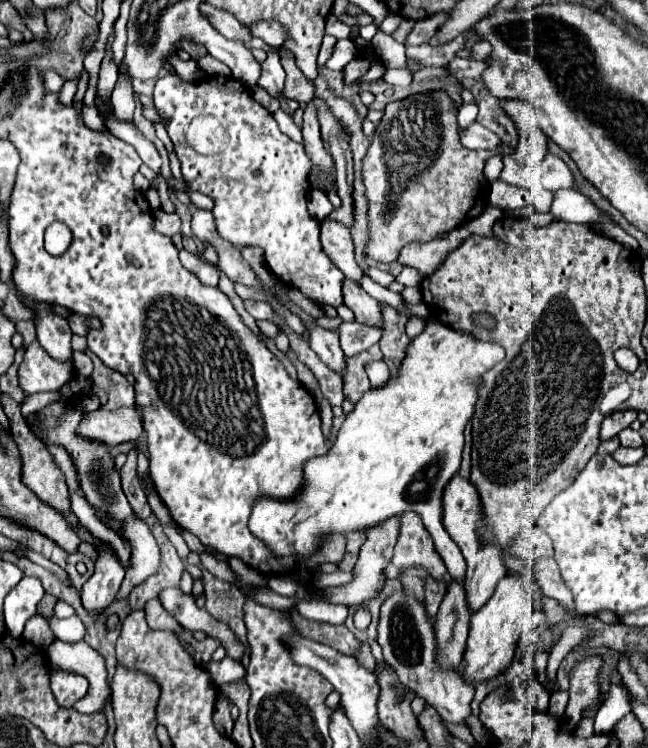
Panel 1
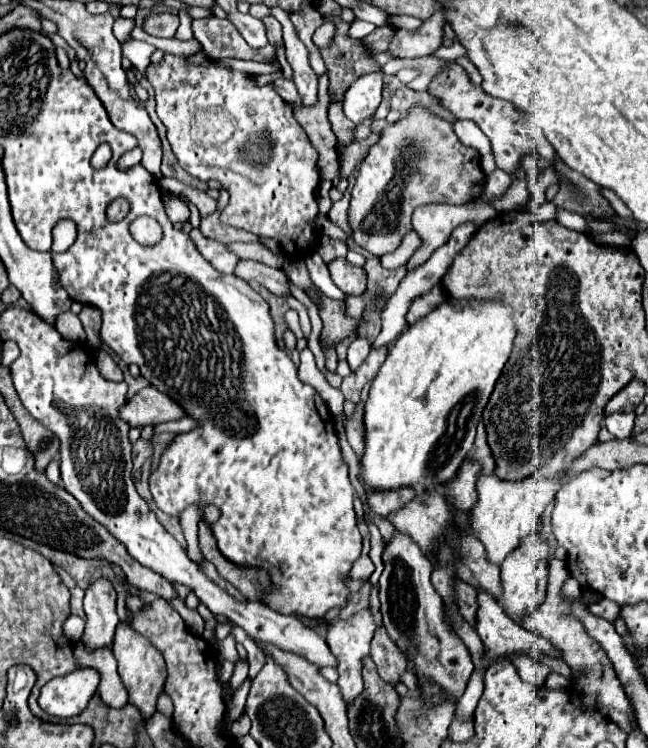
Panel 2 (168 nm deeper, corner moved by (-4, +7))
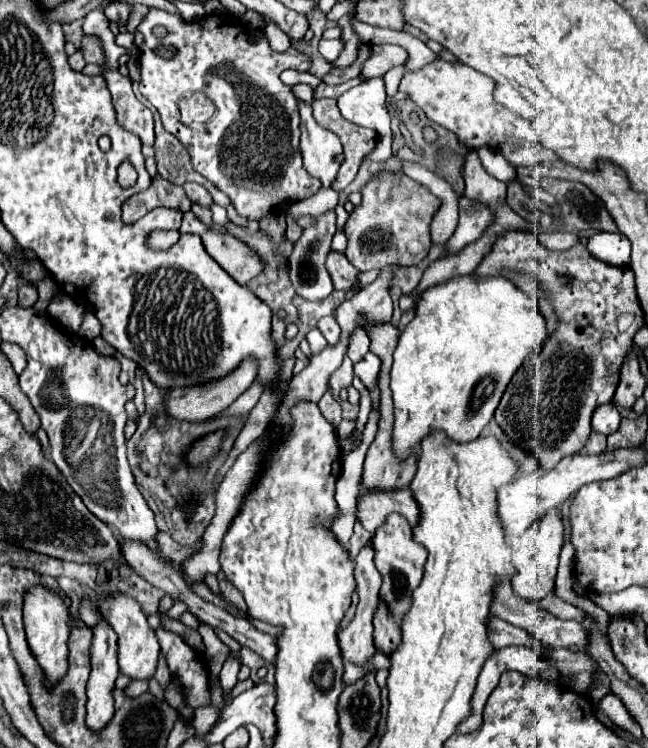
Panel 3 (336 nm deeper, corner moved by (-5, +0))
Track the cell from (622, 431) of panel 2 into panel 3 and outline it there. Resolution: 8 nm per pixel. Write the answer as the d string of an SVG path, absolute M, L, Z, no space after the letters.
M608 402L608 404L602 404L598 410L594 410L592 428L602 434L612 434L614 430L618 430L620 420L622 420L620 412L616 410L616 406L612 402Z

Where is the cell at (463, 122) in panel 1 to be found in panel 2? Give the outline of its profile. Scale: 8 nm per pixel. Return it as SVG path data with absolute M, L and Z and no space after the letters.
M469 119L455 121L455 135L465 145L479 149L479 153L481 153L481 167L485 169L485 173L491 173L495 169L493 153L491 153L491 143L489 143L487 135L477 127L475 121L469 121Z

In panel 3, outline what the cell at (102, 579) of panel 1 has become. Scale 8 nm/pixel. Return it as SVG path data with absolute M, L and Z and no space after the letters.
M100 620L98 628L92 630L94 632L94 640L92 640L92 672L90 672L90 680L86 686L86 694L88 694L88 702L86 702L86 726L92 732L100 732L114 716L114 682L120 674L118 670L118 662L116 662L116 636L114 630L106 624L106 620Z

